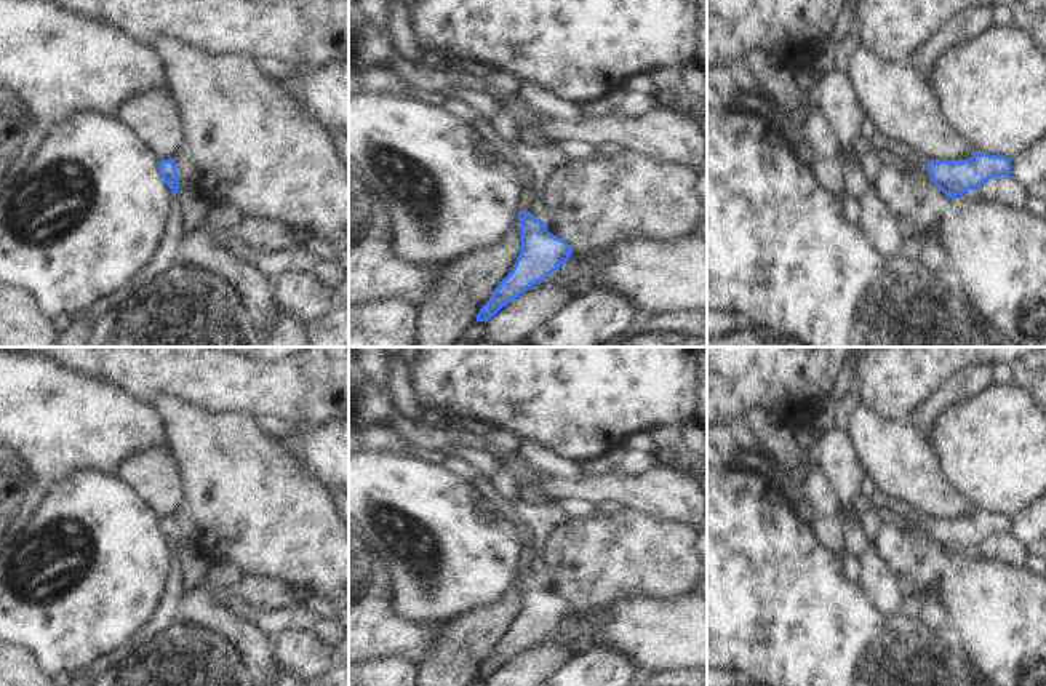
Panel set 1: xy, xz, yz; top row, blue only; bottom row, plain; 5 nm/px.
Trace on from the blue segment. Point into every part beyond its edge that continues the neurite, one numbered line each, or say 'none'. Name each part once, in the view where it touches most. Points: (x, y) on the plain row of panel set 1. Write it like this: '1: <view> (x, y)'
1: xz (530, 547)

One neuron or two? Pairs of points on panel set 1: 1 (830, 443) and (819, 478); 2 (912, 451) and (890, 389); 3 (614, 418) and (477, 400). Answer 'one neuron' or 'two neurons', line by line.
1: two neurons
2: two neurons
3: one neuron

